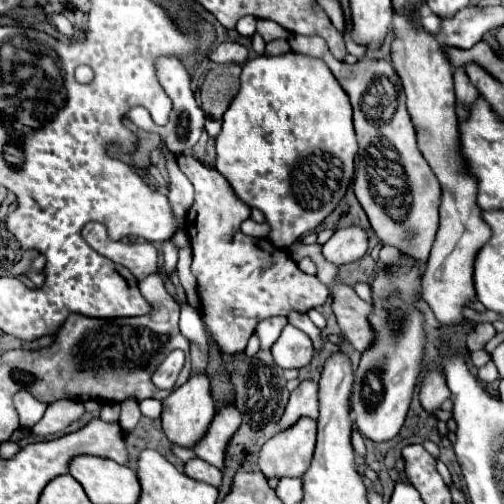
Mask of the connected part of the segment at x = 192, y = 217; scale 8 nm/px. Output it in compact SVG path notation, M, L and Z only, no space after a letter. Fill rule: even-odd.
M193 156L177 158L181 172L195 186L195 202L187 214L187 234L193 248L193 274L201 286L203 320L213 342L229 352L243 352L255 326L271 316L287 316L291 310L307 312L325 304L329 290L317 276L299 270L287 250L273 248L269 240L241 234L239 226L251 216L251 208L233 192L227 178L213 172Z

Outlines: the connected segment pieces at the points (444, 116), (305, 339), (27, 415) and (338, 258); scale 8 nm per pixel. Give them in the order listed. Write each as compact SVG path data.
M403 10L393 12L393 44L391 62L401 78L407 94L407 110L417 130L417 144L427 164L441 182L441 224L437 240L433 244L425 276L421 280L421 296L435 312L441 324L455 324L463 320L463 308L475 298L473 288L473 262L481 244L491 238L491 228L481 218L477 206L477 182L465 172L465 160L459 148L459 122L455 114L453 92L453 64L445 56L445 50L437 36L427 32L417 18L409 18Z
M287 324L281 332L279 340L271 346L271 354L275 358L275 364L283 370L287 368L303 368L313 360L313 344L305 332L299 328Z
M17 392L13 400L15 400L21 428L33 428L43 418L47 404L41 400L35 400L29 392Z
M359 226L337 230L323 246L323 256L335 266L359 260L367 252L367 234Z

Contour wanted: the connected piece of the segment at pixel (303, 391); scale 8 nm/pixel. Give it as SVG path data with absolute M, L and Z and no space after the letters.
M303 380L289 396L287 408L281 416L281 424L277 424L277 432L291 428L299 418L317 418L319 416L319 398L317 384L311 380Z

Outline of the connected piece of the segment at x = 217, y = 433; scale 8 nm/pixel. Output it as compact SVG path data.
M229 404L229 408L217 408L203 440L199 440L193 448L195 454L201 460L205 460L221 470L229 436L235 434L239 424L241 424L241 414L235 408L235 404Z

